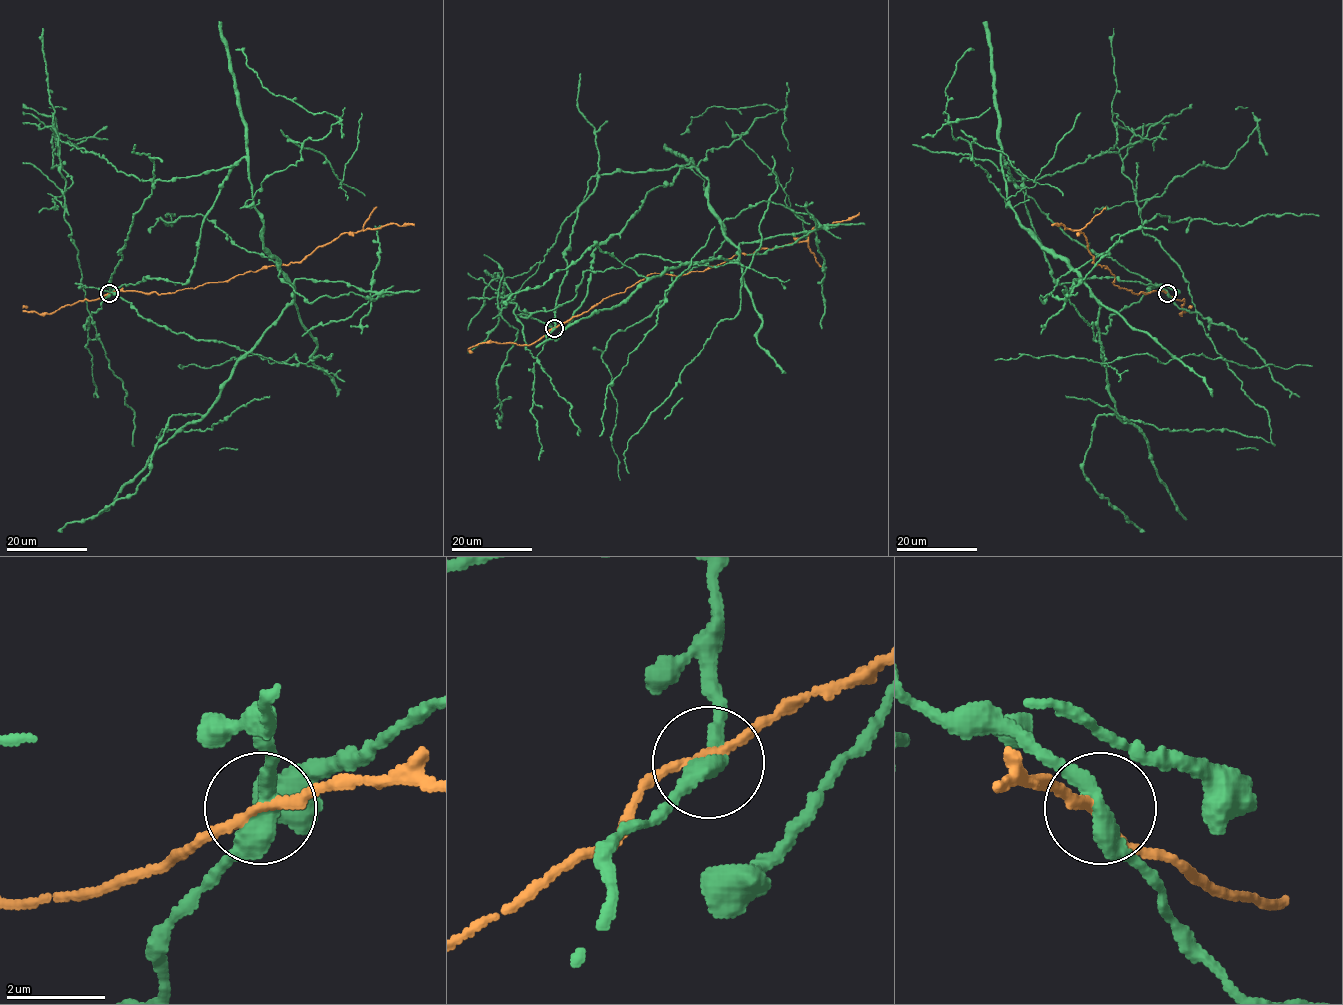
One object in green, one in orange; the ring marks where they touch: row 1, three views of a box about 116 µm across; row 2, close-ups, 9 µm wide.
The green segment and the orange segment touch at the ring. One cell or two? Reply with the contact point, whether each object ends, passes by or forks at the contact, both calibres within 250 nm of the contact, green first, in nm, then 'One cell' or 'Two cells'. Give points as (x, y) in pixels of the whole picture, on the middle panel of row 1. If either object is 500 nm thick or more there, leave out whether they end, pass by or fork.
Place: (554, 328). At the ring green passes by. At the ring orange passes by. Thickness 400 nm (green) against 160 nm. Two cells

